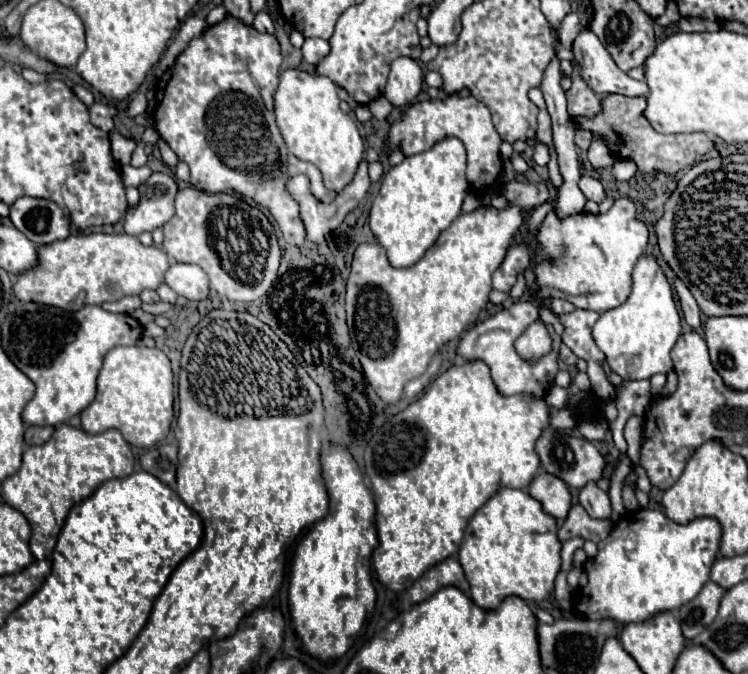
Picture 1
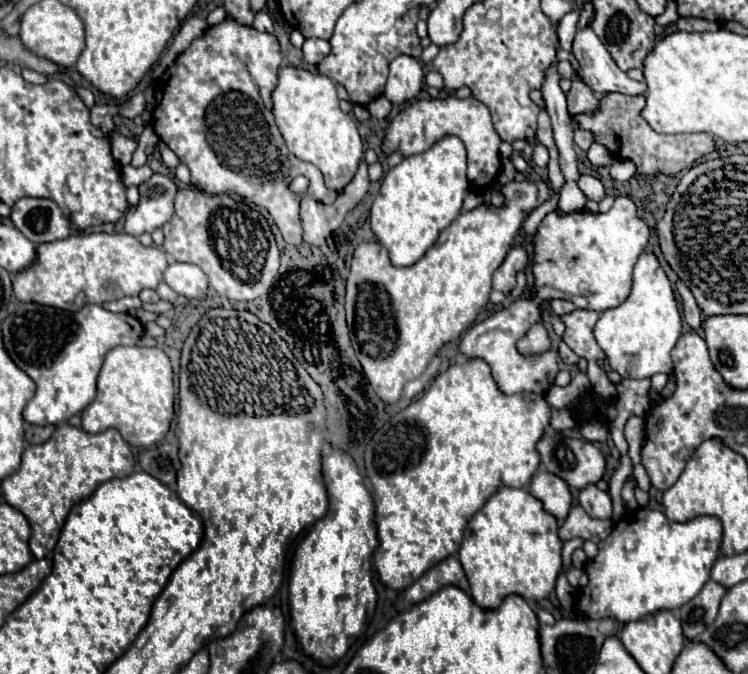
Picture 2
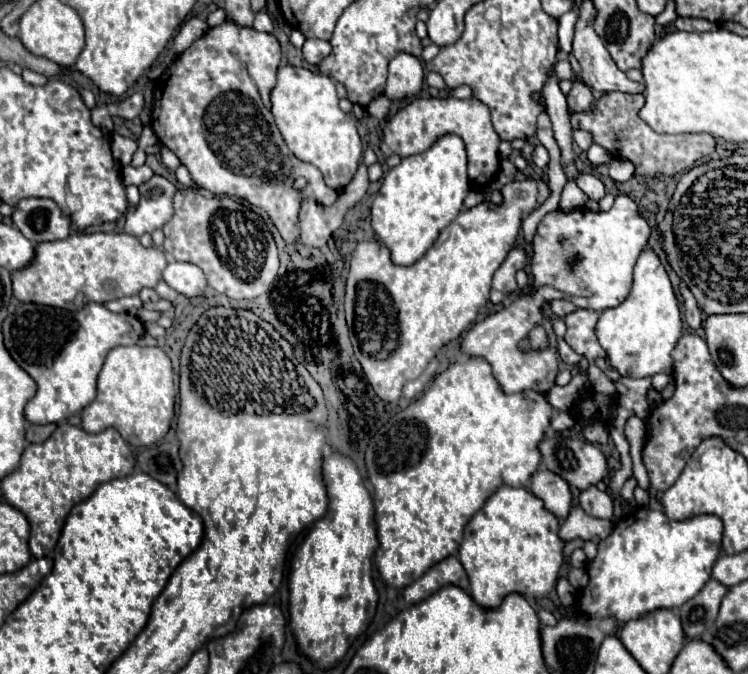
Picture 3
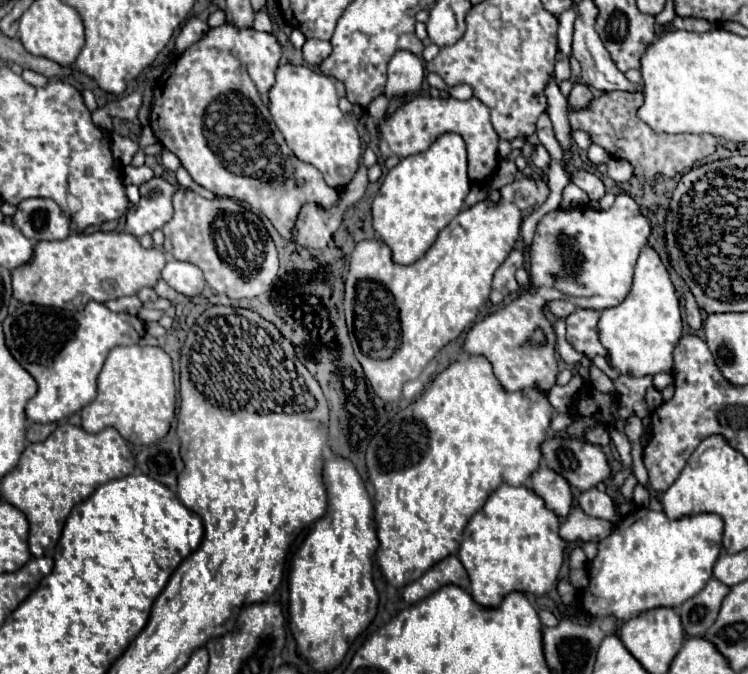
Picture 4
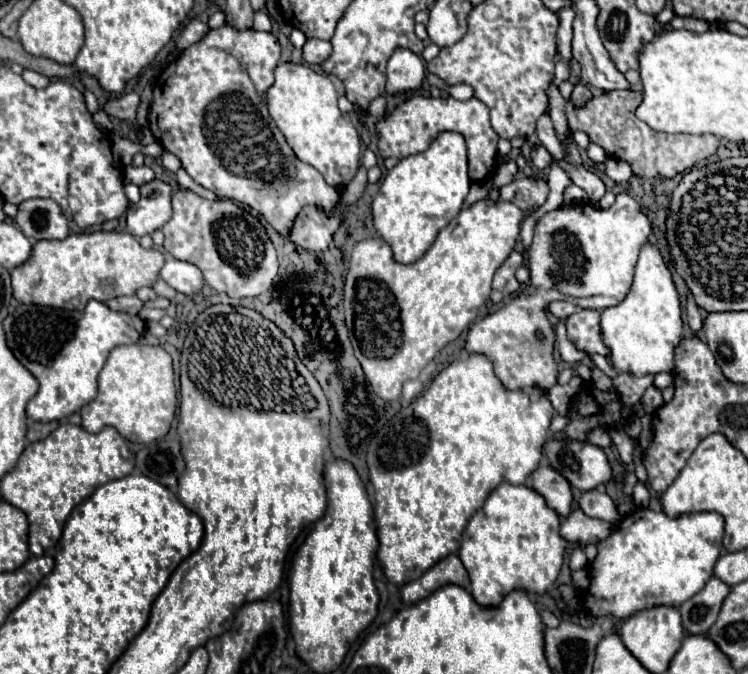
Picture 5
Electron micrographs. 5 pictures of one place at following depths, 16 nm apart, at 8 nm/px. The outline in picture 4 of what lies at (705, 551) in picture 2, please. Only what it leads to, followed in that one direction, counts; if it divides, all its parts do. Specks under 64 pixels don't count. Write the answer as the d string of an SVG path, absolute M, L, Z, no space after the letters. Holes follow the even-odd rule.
M638 508L620 520L614 532L598 544L598 556L588 562L590 584L580 598L580 606L592 618L614 616L622 622L640 616L652 608L678 608L684 600L690 600L704 588L712 578L714 562L722 552L722 532L724 522L718 514L694 514L682 520L670 520L664 512L654 512L650 508Z

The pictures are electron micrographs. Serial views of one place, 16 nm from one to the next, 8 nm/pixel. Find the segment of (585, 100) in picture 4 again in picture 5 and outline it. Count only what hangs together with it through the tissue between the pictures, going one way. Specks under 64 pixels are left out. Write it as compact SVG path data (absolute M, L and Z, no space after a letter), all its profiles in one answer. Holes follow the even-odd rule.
M576 84L574 90L572 90L572 96L570 96L570 102L572 102L576 108L582 108L590 98L592 98L590 90L584 88L584 84Z

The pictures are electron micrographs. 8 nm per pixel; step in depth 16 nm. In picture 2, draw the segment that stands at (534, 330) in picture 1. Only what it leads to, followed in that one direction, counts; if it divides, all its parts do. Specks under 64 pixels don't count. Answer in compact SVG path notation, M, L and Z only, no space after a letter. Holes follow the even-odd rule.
M542 322L534 324L518 342L516 348L522 356L540 356L550 350L550 338Z

